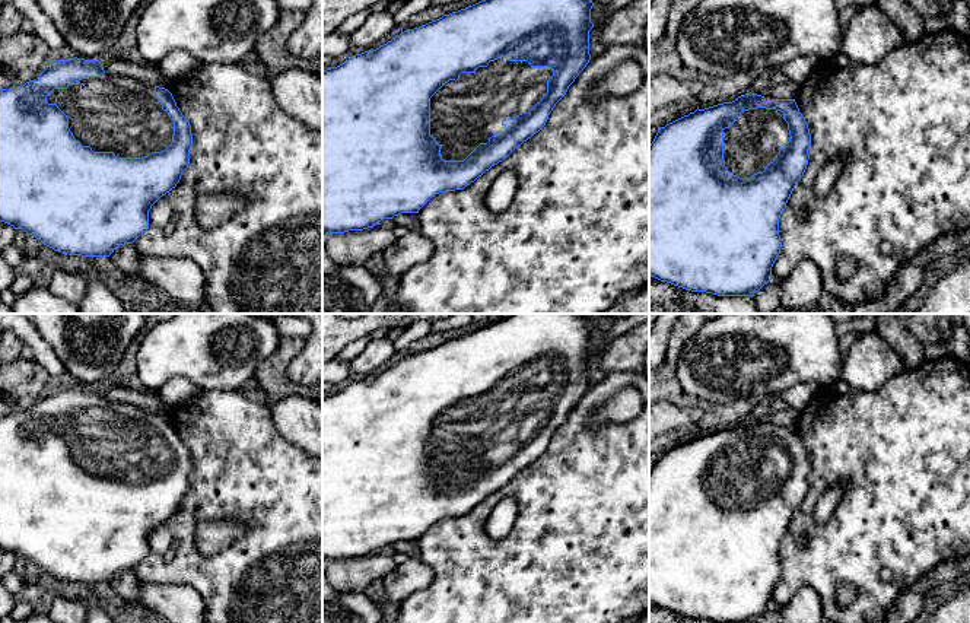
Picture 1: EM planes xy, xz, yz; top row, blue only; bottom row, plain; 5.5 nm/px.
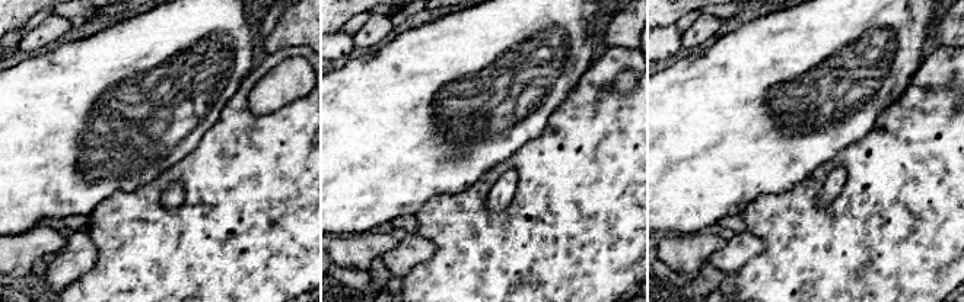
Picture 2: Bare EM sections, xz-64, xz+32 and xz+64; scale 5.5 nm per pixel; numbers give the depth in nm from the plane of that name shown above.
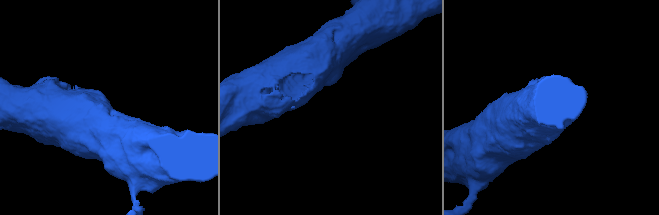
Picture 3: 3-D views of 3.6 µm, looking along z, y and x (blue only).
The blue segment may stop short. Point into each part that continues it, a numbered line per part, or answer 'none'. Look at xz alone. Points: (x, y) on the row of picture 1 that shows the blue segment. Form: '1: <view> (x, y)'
1: xz (466, 113)

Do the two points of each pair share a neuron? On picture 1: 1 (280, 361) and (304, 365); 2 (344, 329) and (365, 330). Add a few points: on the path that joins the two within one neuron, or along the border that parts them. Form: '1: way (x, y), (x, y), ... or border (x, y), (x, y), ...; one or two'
1: border (307, 342), (288, 368), (288, 377), (302, 387); two
2: way (349, 329), (361, 329); one

